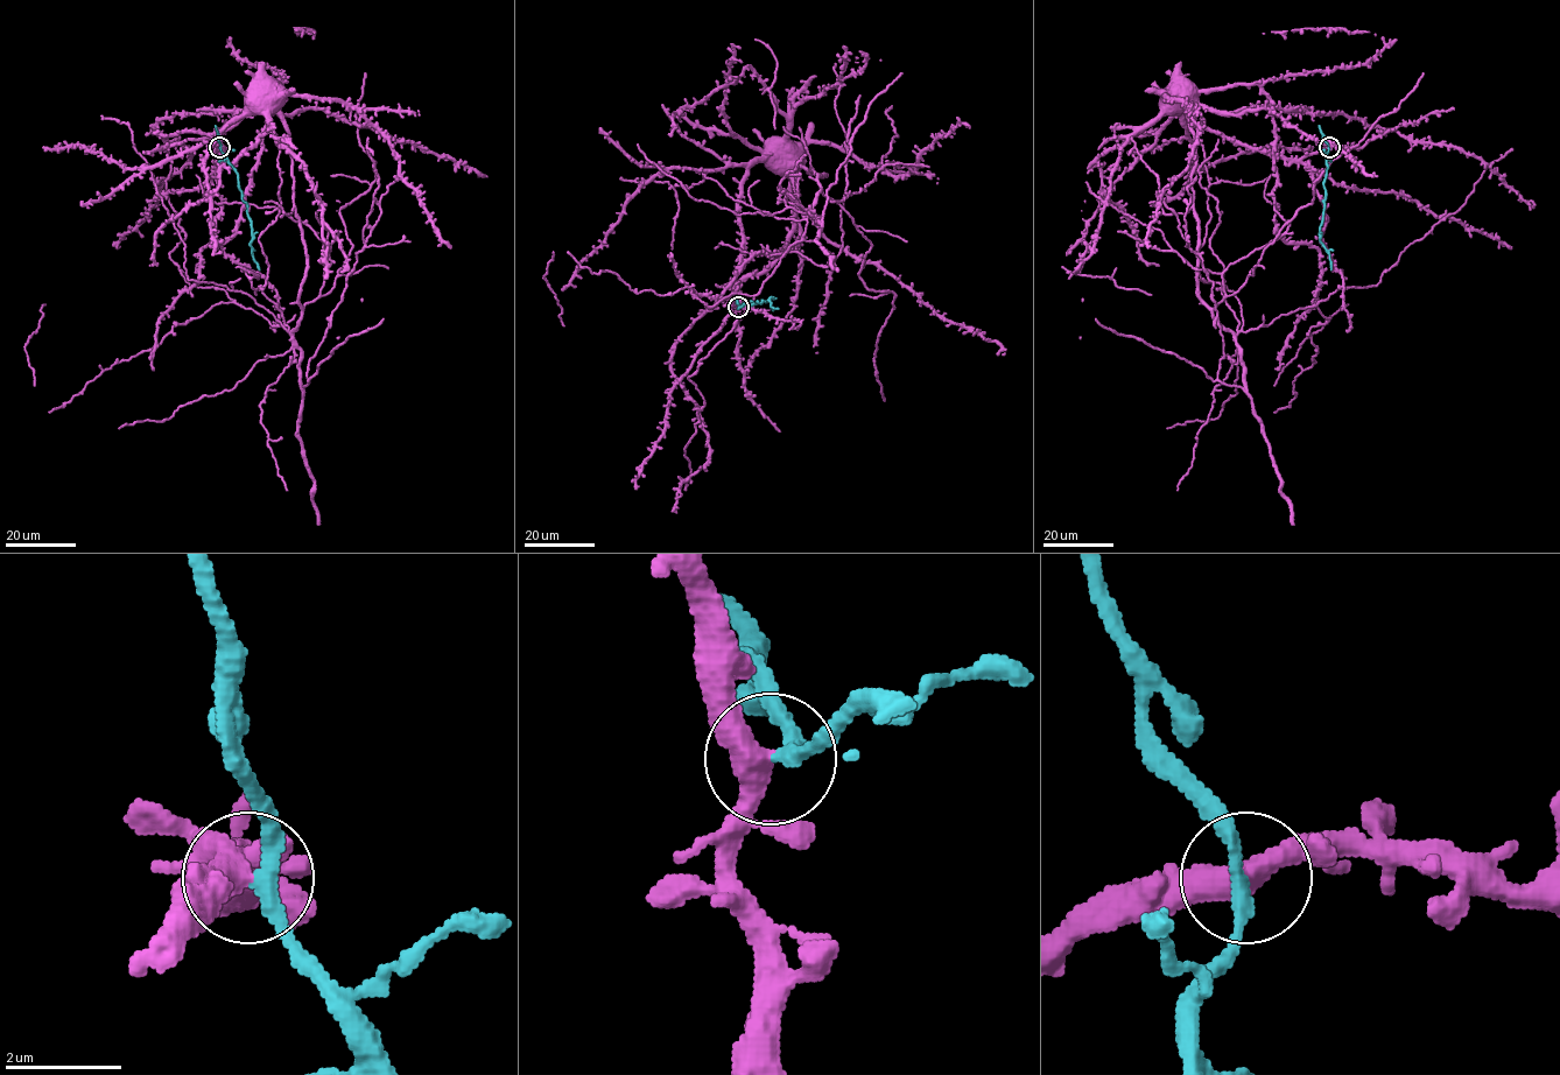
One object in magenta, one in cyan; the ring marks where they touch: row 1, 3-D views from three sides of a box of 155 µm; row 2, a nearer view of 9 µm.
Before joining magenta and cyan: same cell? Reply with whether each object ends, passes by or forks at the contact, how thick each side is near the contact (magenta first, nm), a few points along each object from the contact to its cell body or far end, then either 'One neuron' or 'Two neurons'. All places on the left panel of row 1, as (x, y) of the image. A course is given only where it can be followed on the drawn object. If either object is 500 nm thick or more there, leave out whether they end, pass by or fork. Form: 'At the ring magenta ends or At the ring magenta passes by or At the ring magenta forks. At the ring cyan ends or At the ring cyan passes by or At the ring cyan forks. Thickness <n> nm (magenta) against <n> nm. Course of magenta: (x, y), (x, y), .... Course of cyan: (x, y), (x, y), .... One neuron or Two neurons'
At the ring magenta passes by. At the ring cyan passes by. Thickness 400 nm (magenta) against 240 nm. Course of magenta: (219, 147), (213, 152), (218, 160), (223, 154), (219, 143), (222, 132), (244, 111), (245, 93), (251, 85). Course of cyan: (219, 147), (237, 175), (252, 230), (251, 253), (259, 269). Two neurons

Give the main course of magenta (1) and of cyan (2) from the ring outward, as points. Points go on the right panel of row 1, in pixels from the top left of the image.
1: (1329, 147), (1287, 160), (1190, 126), (1182, 111), (1179, 85)
2: (1329, 147), (1319, 230), (1332, 269)

